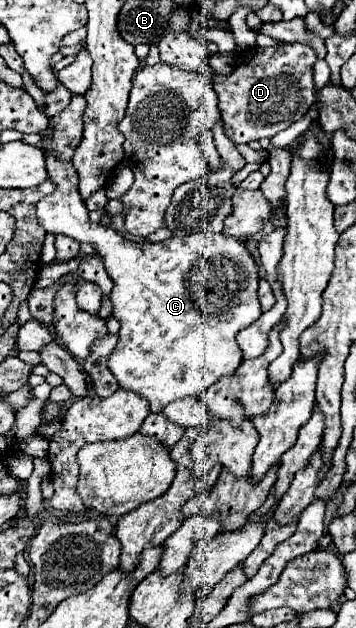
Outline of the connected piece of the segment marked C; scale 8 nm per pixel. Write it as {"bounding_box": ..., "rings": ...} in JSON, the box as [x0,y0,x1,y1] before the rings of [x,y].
{"bounding_box":[37,154,261,412],"rings":[[[45,154],[49,178],[57,184],[57,192],[45,196],[37,202],[37,220],[47,234],[63,234],[81,244],[91,244],[95,254],[103,260],[109,278],[113,280],[113,316],[121,322],[119,344],[109,356],[109,370],[119,380],[121,388],[133,390],[145,396],[151,404],[151,412],[161,412],[167,404],[183,400],[187,396],[203,396],[203,392],[213,386],[221,376],[233,374],[243,354],[235,342],[235,334],[255,322],[261,316],[261,304],[257,298],[257,278],[251,274],[233,274],[233,290],[223,284],[223,264],[255,264],[253,256],[245,250],[239,240],[229,240],[225,234],[213,232],[193,232],[187,236],[171,236],[163,242],[139,244],[123,240],[109,226],[91,222],[87,216],[85,202],[77,190],[77,172],[71,162],[55,160]]]}

